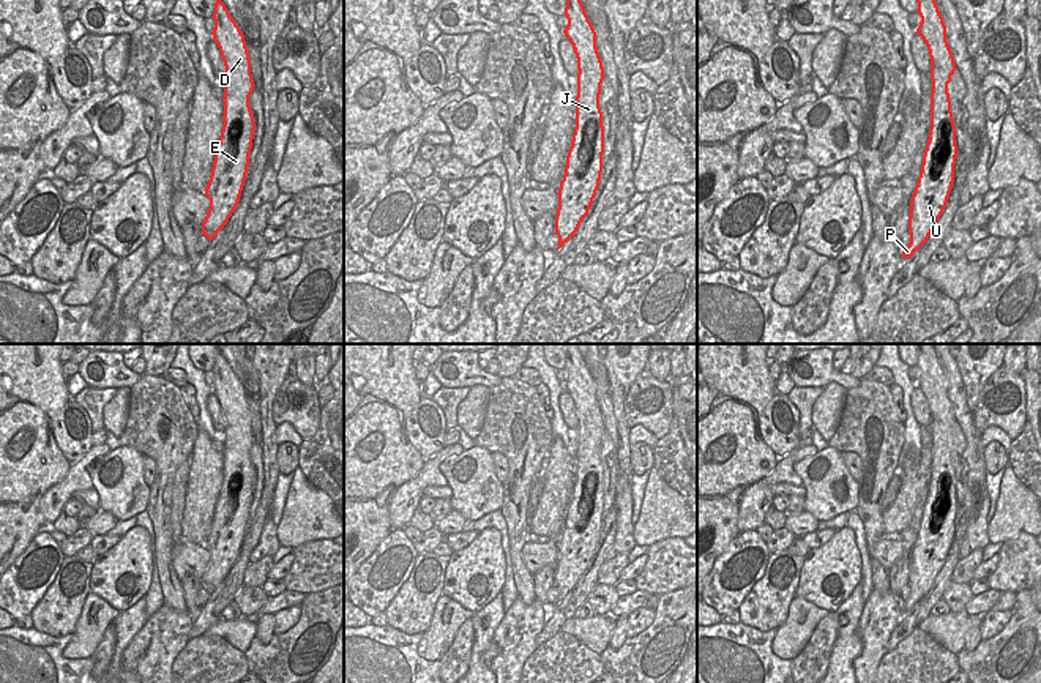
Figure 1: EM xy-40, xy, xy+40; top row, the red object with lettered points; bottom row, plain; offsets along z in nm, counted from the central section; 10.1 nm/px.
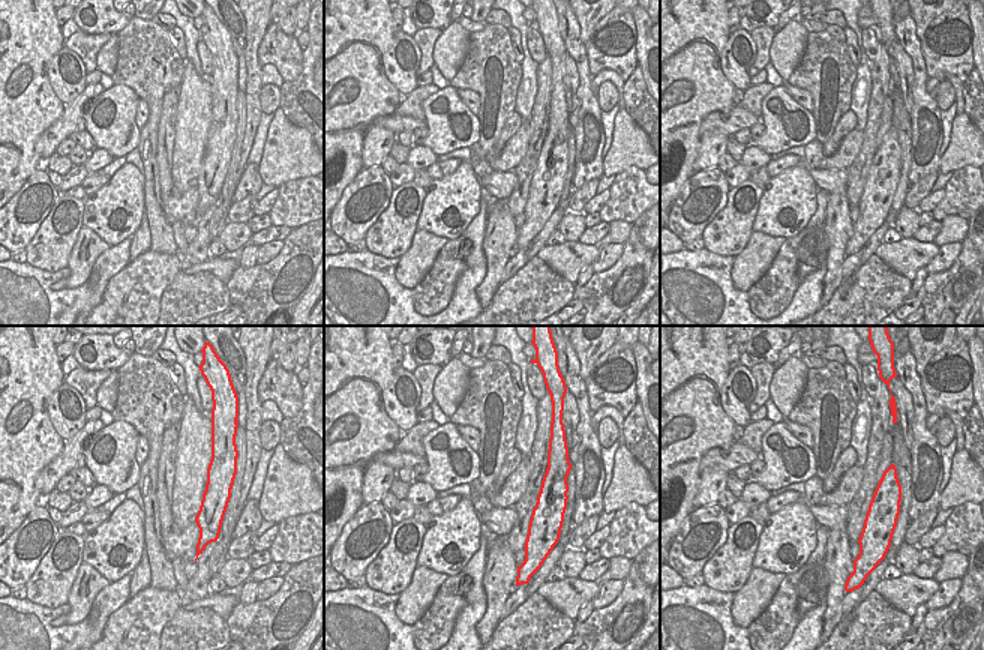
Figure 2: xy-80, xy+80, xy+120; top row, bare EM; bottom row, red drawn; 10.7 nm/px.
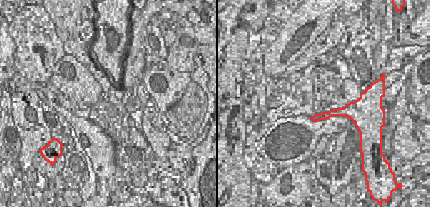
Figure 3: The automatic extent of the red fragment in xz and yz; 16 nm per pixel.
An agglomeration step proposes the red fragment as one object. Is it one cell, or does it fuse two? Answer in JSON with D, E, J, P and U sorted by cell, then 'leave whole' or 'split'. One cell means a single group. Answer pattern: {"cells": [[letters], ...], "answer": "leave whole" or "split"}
{"cells": [["D", "E", "J", "P", "U"]], "answer": "leave whole"}

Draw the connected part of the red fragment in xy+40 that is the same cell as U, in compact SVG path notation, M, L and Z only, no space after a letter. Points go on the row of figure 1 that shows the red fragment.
M916 0L921 17L918 33L931 57L931 128L923 155L921 172L910 200L910 243L902 257L912 257L929 238L942 216L954 183L957 156L956 125L951 112L948 84L956 63L946 41L946 25L935 0Z

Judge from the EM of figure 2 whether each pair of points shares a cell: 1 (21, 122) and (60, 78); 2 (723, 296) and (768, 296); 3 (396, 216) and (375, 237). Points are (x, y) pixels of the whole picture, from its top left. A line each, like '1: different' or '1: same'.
1: different
2: different
3: same

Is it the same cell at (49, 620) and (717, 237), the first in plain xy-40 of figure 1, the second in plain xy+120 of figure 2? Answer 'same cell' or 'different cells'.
same cell

